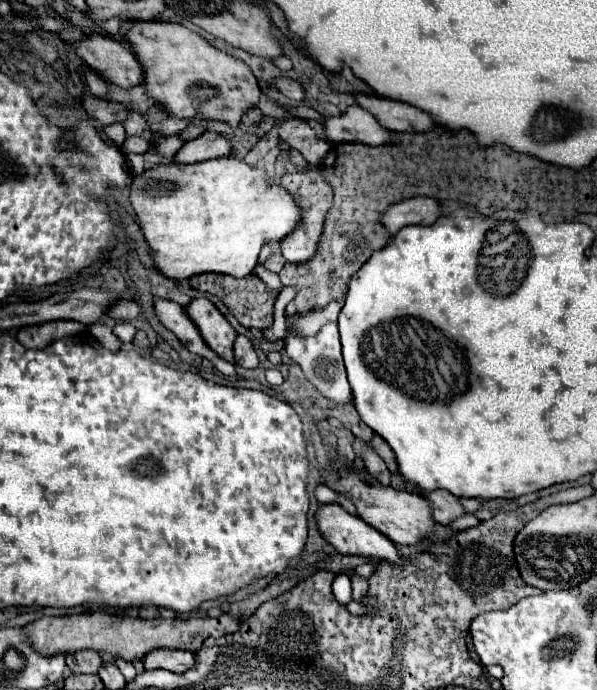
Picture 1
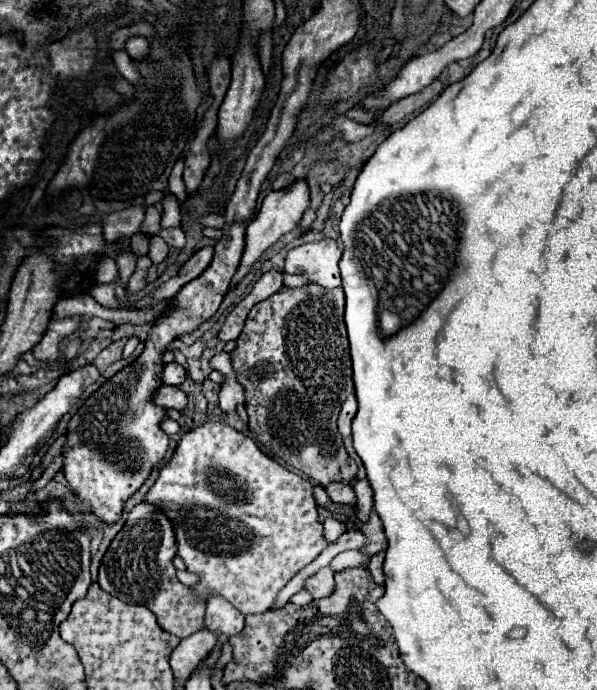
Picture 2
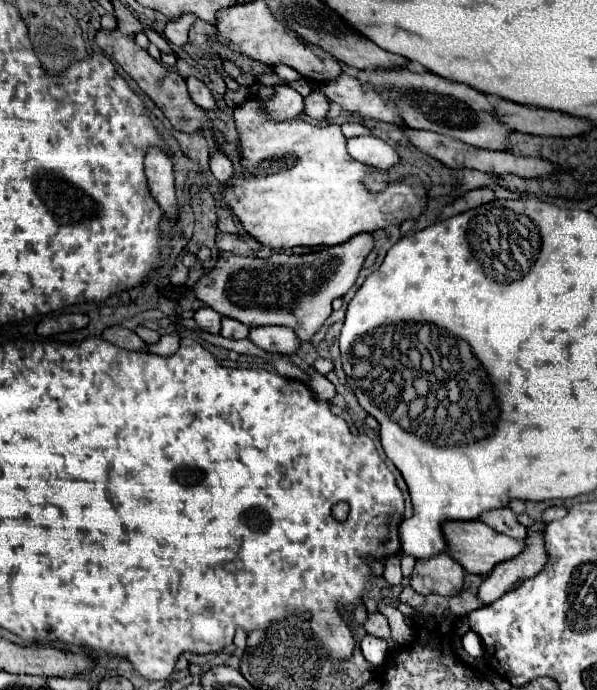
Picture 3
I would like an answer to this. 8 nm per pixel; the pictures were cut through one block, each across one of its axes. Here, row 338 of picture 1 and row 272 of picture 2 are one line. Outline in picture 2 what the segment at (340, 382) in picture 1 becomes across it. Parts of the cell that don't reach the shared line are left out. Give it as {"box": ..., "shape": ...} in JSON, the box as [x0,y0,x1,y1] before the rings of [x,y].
{"box":[284,238,342,288],"shape":[[[324,238],[290,250],[286,256],[284,272],[304,276],[308,284],[320,284],[322,288],[338,288],[340,258],[342,258],[340,244]]]}

